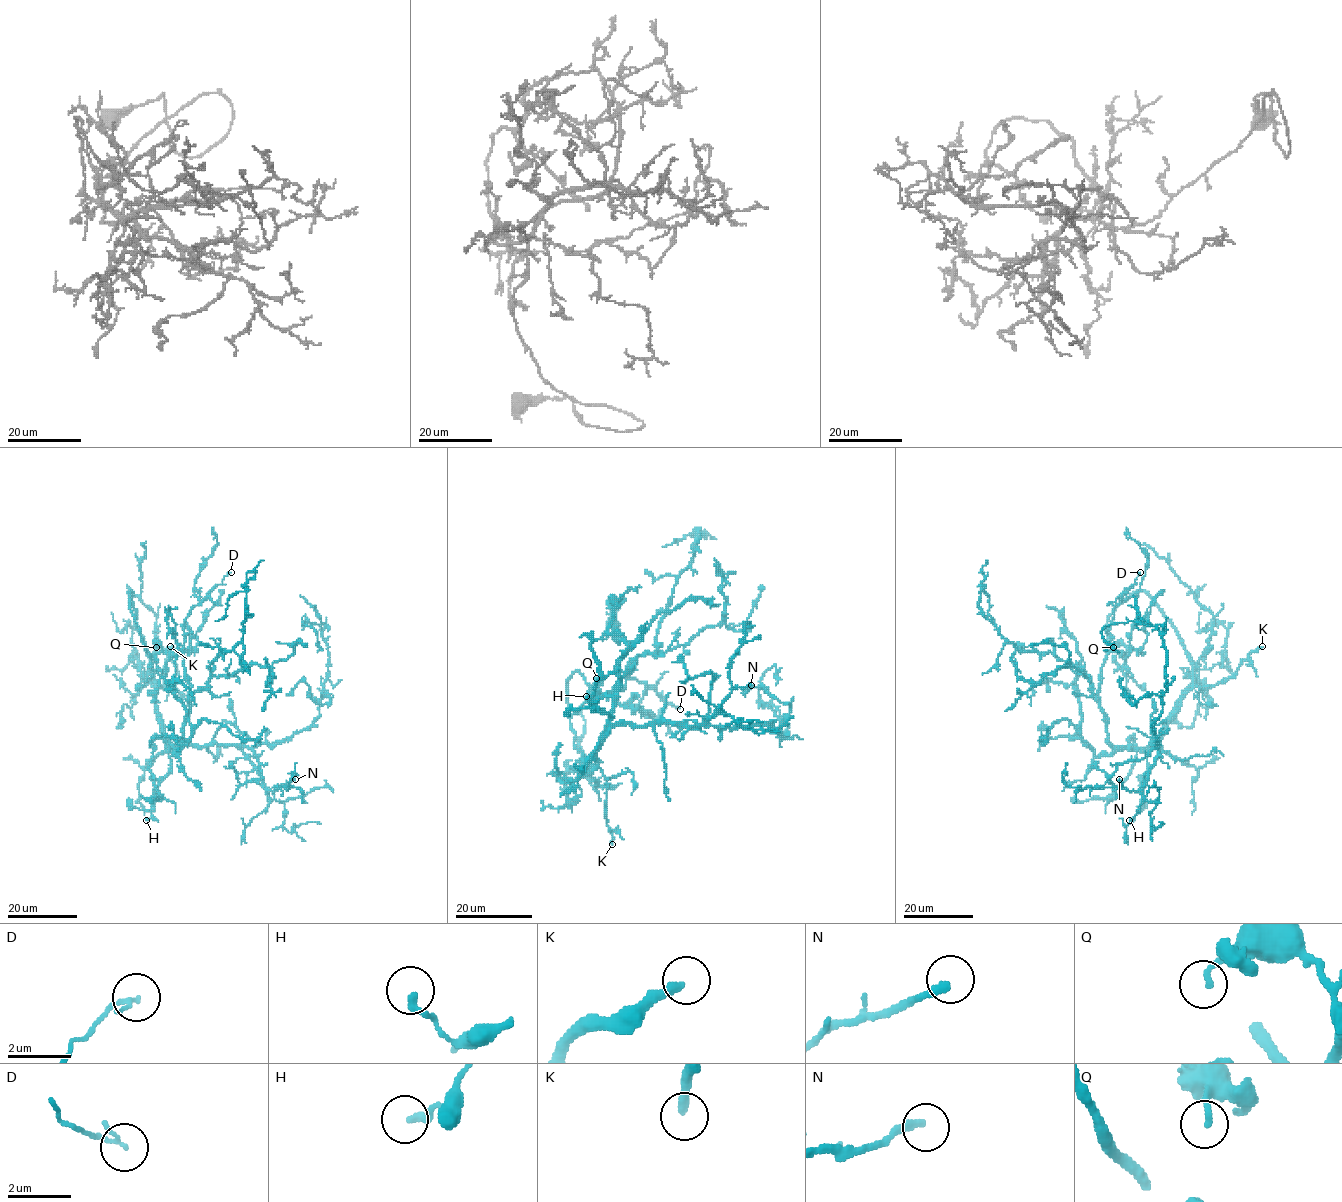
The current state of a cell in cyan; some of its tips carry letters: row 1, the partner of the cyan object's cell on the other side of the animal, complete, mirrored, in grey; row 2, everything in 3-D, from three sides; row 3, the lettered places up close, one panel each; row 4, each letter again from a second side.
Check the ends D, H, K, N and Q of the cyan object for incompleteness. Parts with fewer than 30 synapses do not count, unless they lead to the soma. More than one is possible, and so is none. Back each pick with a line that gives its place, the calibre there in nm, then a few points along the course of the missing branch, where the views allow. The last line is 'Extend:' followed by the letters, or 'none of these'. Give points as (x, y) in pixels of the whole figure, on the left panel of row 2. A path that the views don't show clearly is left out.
K: Place: (170, 646). Thickness 240 nm. Course of what is missing: (170, 646), (169, 635), (195, 592), (261, 563), (273, 601), (242, 664), (179, 676), (138, 710)
Extend: K

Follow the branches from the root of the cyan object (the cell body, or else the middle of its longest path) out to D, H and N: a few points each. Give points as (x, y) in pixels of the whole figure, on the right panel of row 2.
D: (1168, 723), (1146, 747), (1114, 747), (1097, 696), (1113, 608), (1140, 572)
H: (1168, 723), (1165, 731), (1146, 752), (1148, 768), (1140, 783), (1141, 808), (1129, 820)
N: (1168, 723), (1165, 733), (1154, 746), (1152, 743), (1158, 755), (1146, 781), (1136, 791), (1129, 791), (1119, 779)

